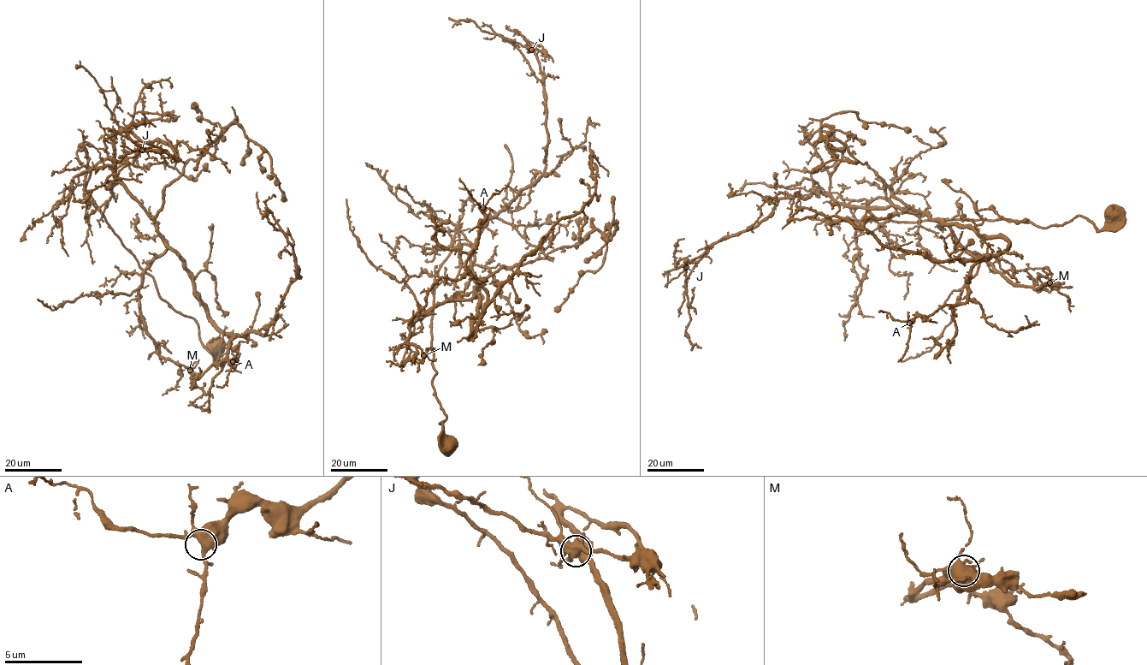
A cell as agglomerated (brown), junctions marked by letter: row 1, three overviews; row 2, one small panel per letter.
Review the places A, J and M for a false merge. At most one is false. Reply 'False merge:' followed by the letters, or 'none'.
False merge: J

